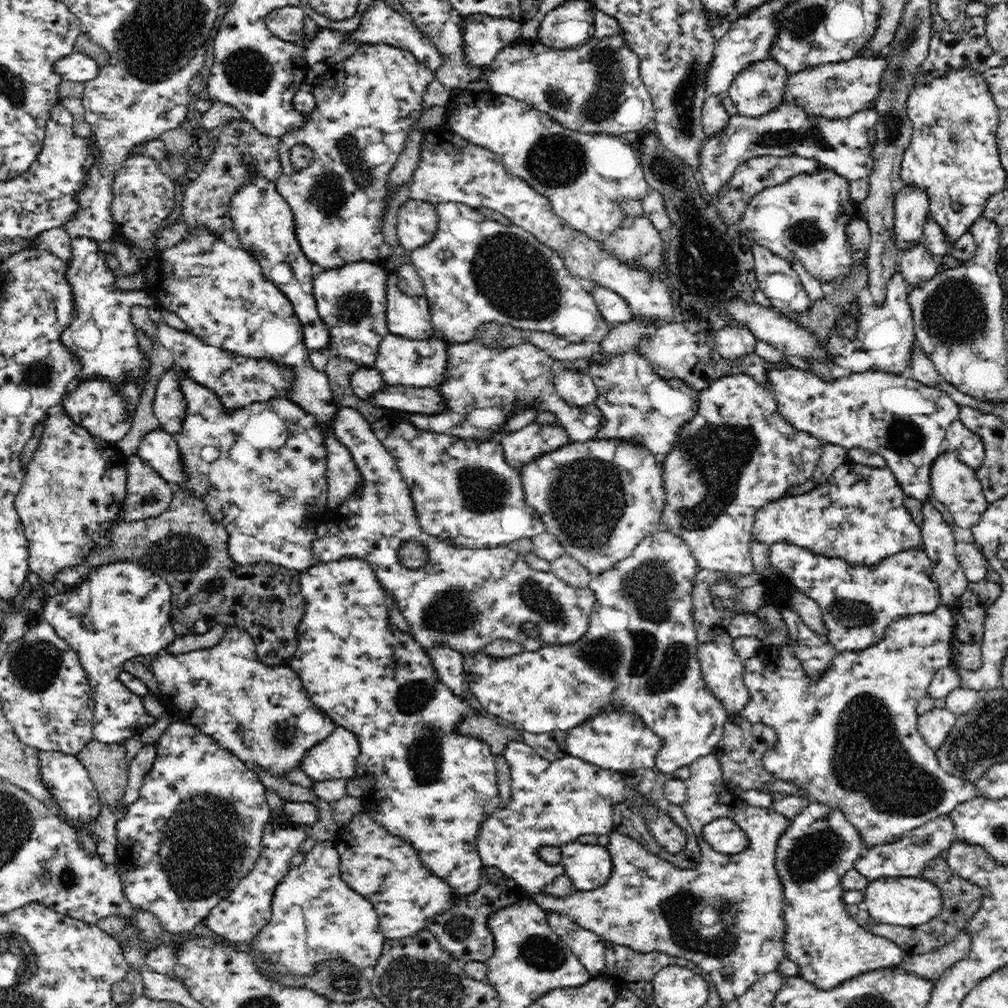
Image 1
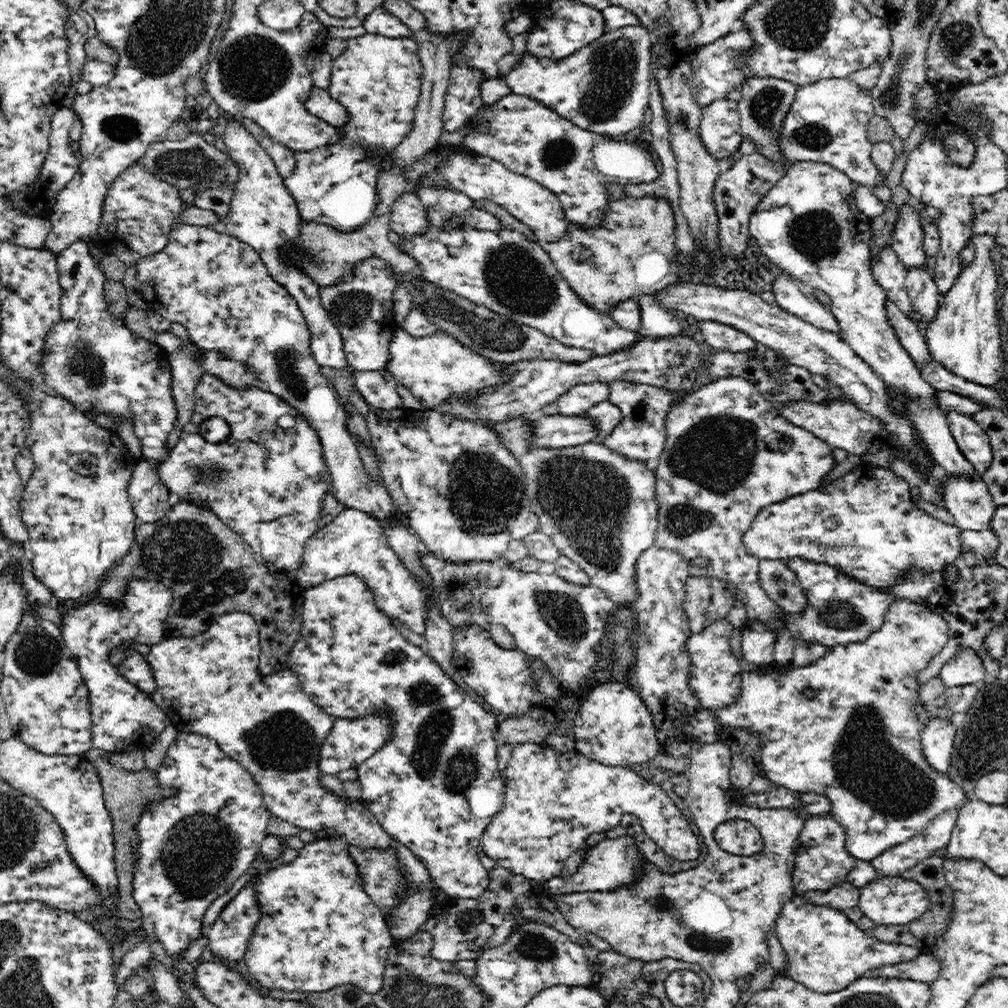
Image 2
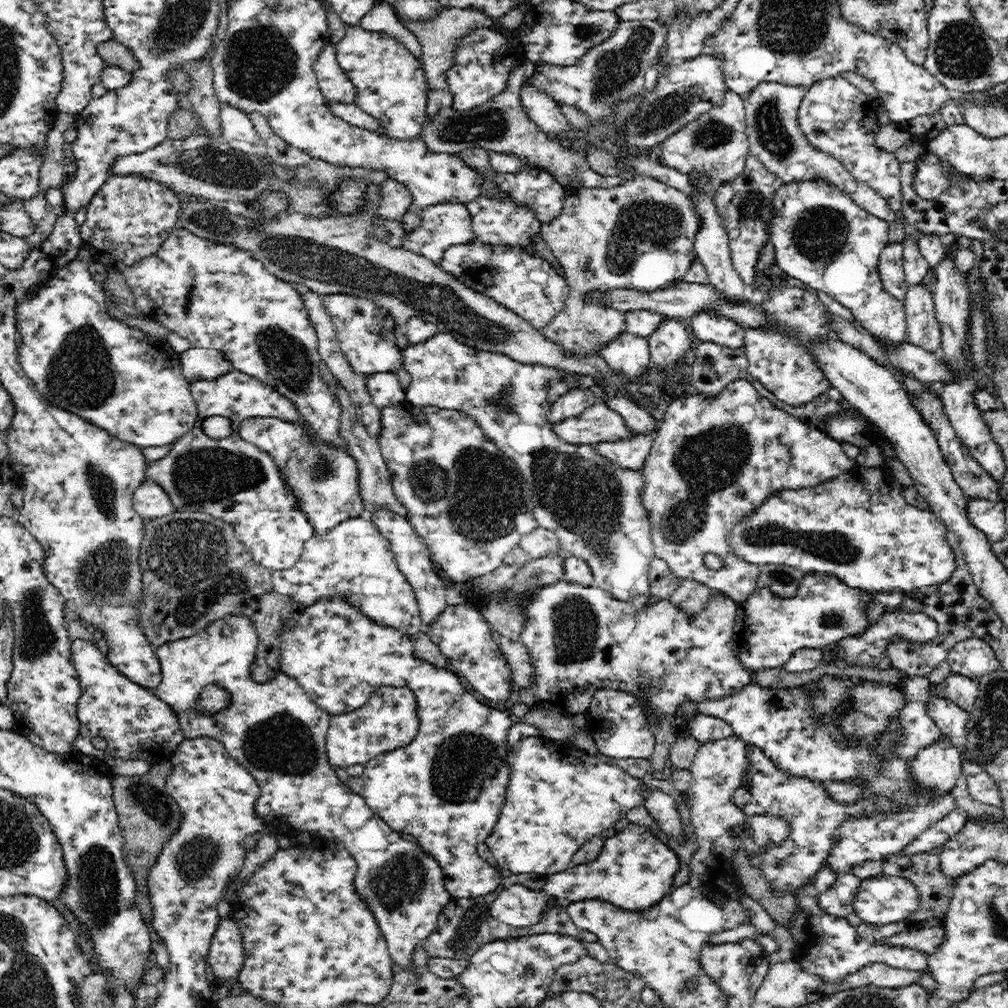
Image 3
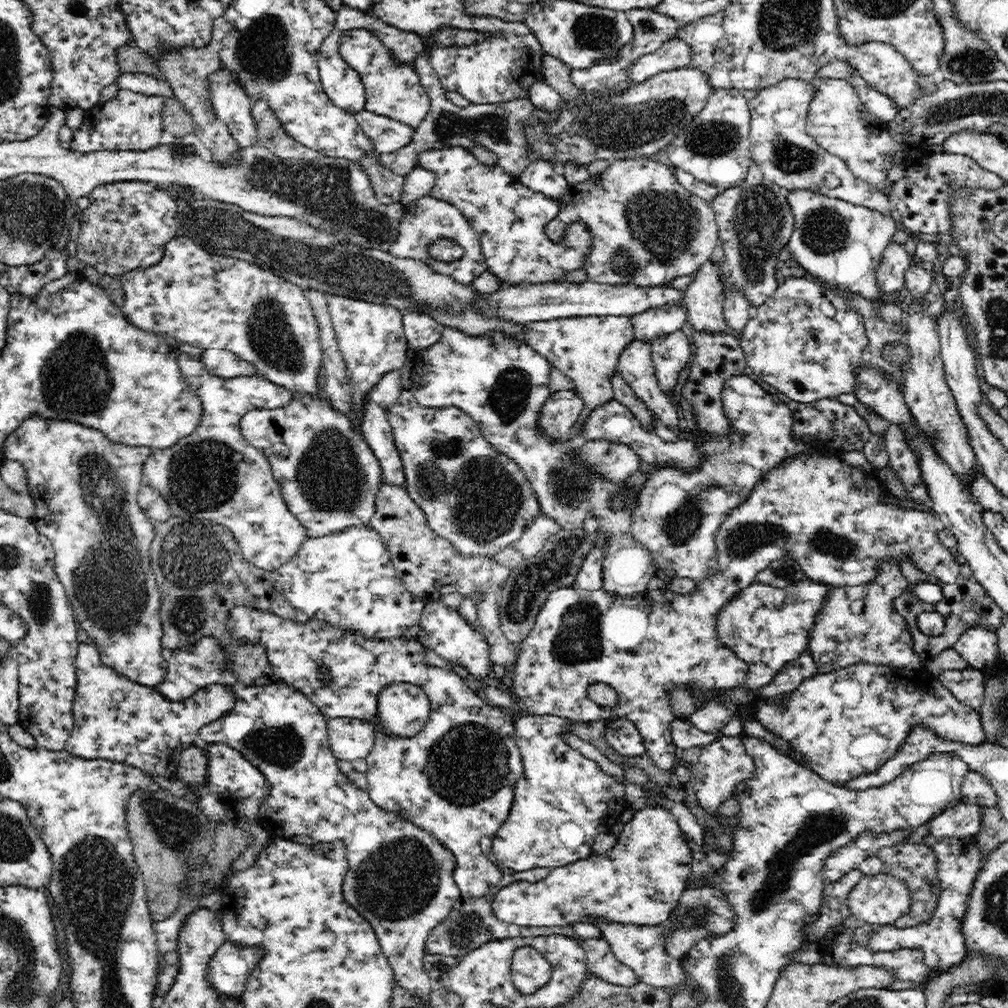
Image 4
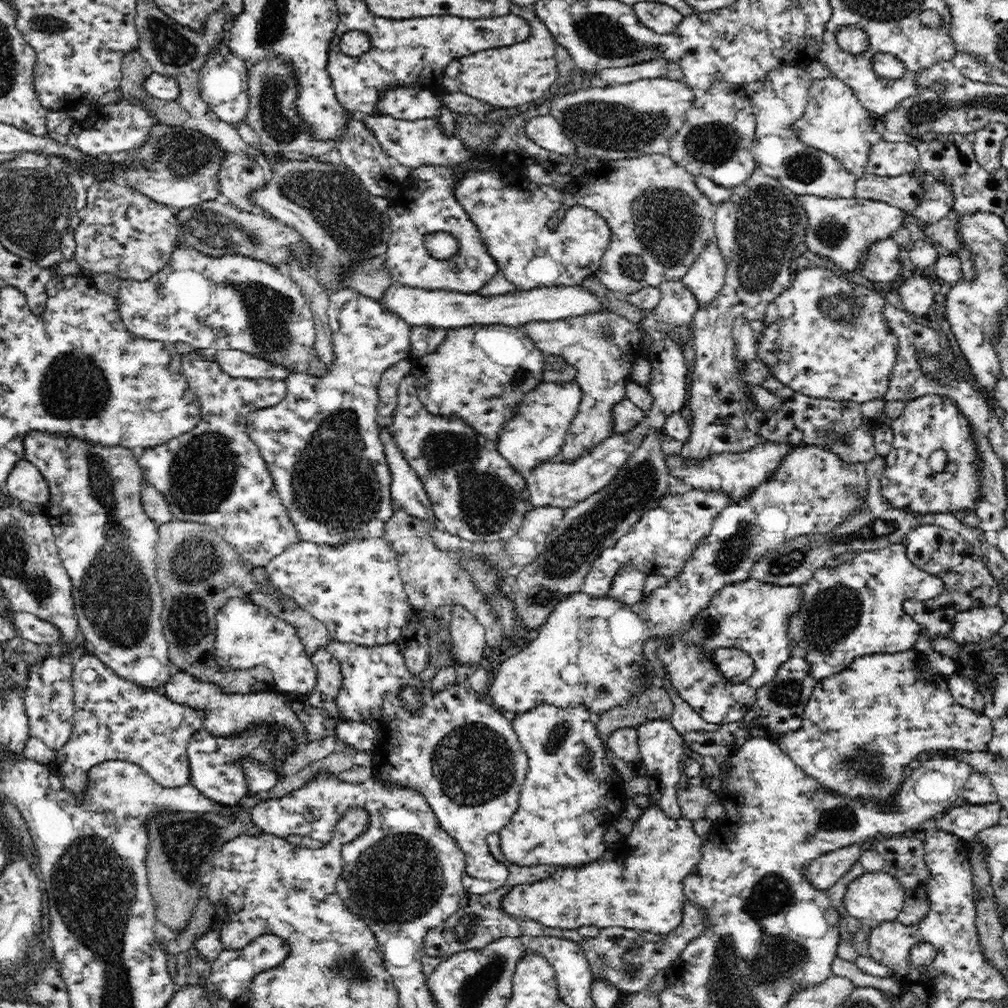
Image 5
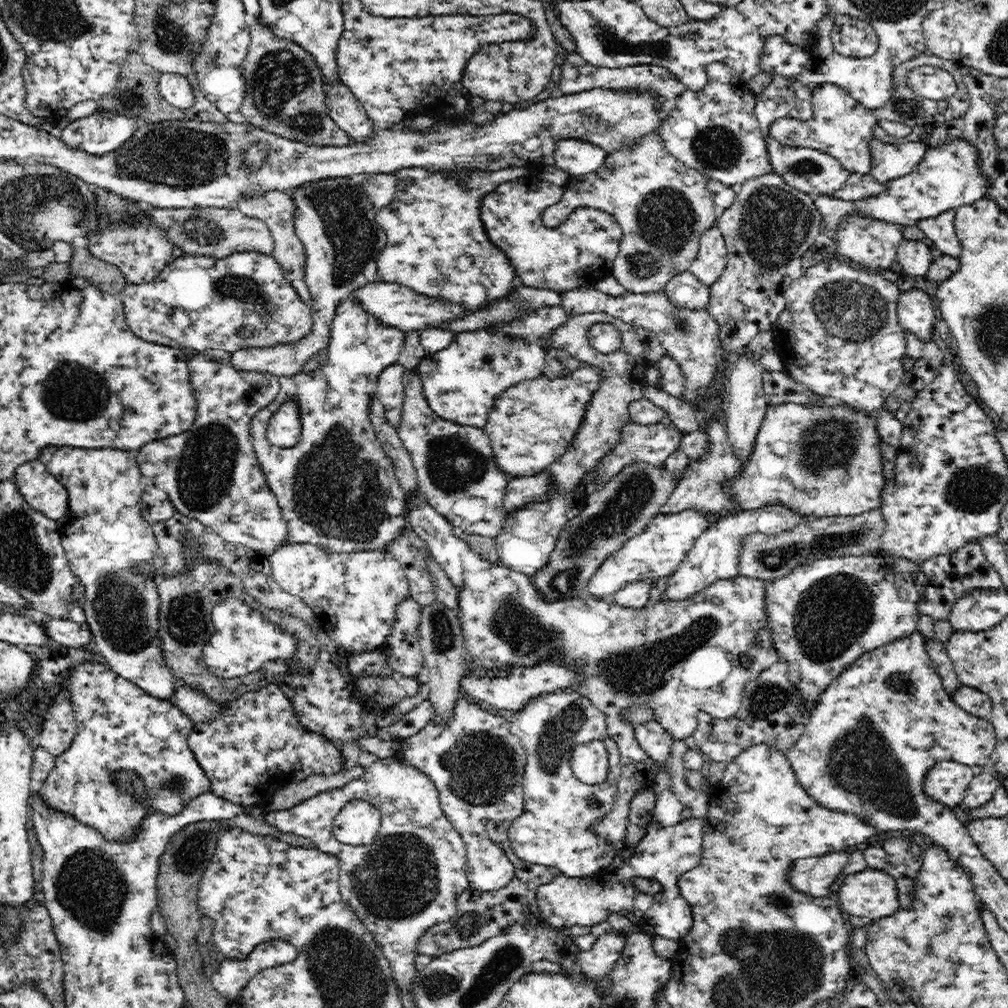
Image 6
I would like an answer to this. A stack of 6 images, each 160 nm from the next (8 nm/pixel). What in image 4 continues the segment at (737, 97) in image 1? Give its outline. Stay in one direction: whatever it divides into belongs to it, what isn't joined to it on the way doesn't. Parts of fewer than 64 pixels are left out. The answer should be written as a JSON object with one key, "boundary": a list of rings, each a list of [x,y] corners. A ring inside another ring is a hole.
{"boundary":[[[784,78],[761,89],[749,101],[751,109],[750,154],[754,164],[770,181],[790,192],[812,192],[854,205],[871,207],[884,214],[892,212],[890,202],[869,182],[856,178],[848,165],[836,155],[819,147],[805,133],[814,85],[806,78]]]}

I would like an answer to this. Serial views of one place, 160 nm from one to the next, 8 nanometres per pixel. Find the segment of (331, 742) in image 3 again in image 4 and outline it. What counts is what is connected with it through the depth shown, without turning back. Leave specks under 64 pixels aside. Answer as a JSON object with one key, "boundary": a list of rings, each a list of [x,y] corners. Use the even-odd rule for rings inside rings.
{"boundary":[[[396,683],[389,685],[380,693],[380,712],[377,719],[383,719],[386,727],[396,732],[396,735],[418,735],[428,722],[431,713],[431,703],[420,686],[411,683]],[[328,718],[329,748],[334,757],[354,761],[365,759],[375,745],[372,725],[352,718]]]}

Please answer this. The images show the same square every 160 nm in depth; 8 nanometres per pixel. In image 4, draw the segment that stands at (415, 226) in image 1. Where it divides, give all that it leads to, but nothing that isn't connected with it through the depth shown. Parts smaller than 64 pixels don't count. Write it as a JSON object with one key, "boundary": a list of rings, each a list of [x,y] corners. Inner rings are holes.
{"boundary":[[[374,148],[362,151],[360,156],[352,158],[350,163],[362,169],[364,176],[370,181],[374,195],[384,205],[402,201],[406,178],[383,164],[381,154]]]}

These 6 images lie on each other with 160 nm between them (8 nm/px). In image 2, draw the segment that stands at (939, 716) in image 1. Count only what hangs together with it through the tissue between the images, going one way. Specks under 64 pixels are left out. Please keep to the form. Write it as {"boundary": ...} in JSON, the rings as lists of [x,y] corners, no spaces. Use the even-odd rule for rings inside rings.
{"boundary":[[[932,720],[927,727],[921,729],[921,752],[924,761],[928,763],[930,769],[934,769],[940,776],[948,777],[952,768],[952,754],[955,752],[955,738],[957,725],[950,721]]]}

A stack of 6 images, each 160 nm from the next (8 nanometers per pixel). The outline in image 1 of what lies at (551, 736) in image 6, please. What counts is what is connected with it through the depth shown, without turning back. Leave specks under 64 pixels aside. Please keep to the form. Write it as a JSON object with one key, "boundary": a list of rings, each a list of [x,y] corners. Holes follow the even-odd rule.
{"boundary":[[[523,740],[508,742],[503,756],[510,768],[512,800],[508,808],[497,809],[483,822],[476,846],[483,866],[499,868],[524,892],[532,896],[543,892],[555,878],[565,874],[562,863],[548,863],[540,857],[540,850],[547,846],[562,848],[584,834],[609,834],[613,826],[612,807],[623,802],[636,807],[645,828],[664,852],[682,853],[686,833],[658,810],[655,799],[628,789],[621,771],[606,770],[572,755],[546,759]]]}

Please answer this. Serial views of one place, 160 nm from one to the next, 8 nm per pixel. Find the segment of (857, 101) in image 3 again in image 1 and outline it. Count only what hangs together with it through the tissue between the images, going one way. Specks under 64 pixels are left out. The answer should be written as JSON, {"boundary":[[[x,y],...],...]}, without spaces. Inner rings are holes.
{"boundary":[[[790,99],[778,106],[774,112],[758,118],[742,117],[740,114],[732,115],[730,124],[726,126],[722,134],[707,137],[703,142],[702,158],[700,158],[702,162],[698,170],[700,182],[709,195],[718,194],[720,190],[724,190],[725,184],[730,182],[739,164],[765,155],[812,159],[849,181],[860,180],[860,178],[867,177],[872,170],[873,160],[868,129],[874,127],[876,122],[878,122],[878,113],[872,107],[864,107],[845,117],[826,117],[826,115],[810,115],[802,105],[798,105],[798,99]]]}

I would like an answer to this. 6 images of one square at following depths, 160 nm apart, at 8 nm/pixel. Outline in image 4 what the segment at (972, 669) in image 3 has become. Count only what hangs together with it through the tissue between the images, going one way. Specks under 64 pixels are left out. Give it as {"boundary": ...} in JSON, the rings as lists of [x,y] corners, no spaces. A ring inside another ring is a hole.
{"boundary":[[[966,626],[953,647],[969,662],[973,669],[982,669],[999,658],[997,631],[984,626]]]}

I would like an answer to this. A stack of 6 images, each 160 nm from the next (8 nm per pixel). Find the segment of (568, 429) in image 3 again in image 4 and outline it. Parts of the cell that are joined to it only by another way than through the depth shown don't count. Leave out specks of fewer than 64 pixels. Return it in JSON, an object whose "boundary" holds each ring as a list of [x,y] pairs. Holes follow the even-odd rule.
{"boundary":[[[615,398],[596,407],[596,410],[589,416],[583,436],[586,441],[604,439],[627,444],[640,455],[641,459],[650,462],[655,470],[670,469],[682,474],[700,474],[700,472],[704,472],[703,466],[711,461],[708,451],[700,450],[698,444],[683,438],[683,436],[682,440],[677,443],[667,443],[656,433],[646,433],[633,412]]]}

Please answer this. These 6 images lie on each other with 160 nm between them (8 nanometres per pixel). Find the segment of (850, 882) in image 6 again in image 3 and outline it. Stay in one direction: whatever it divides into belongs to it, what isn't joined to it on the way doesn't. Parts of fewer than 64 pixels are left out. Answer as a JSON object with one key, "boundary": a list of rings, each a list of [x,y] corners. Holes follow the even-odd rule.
{"boundary":[[[880,874],[878,876],[861,880],[858,890],[852,898],[852,910],[863,922],[870,924],[888,925],[900,922],[910,916],[918,908],[918,890],[912,881],[895,876]]]}

